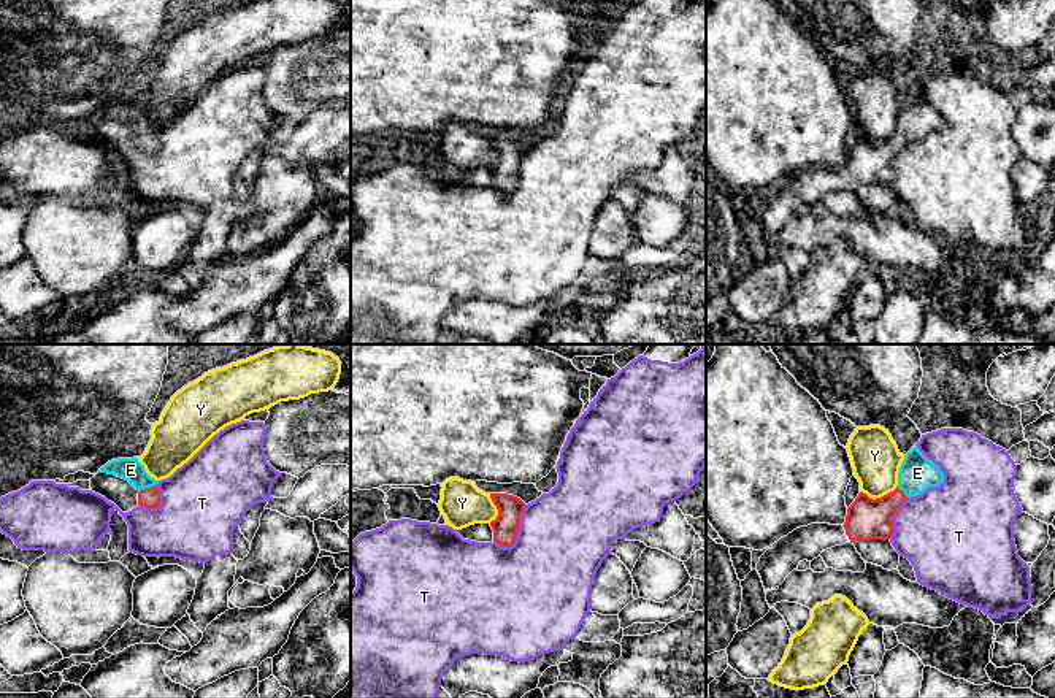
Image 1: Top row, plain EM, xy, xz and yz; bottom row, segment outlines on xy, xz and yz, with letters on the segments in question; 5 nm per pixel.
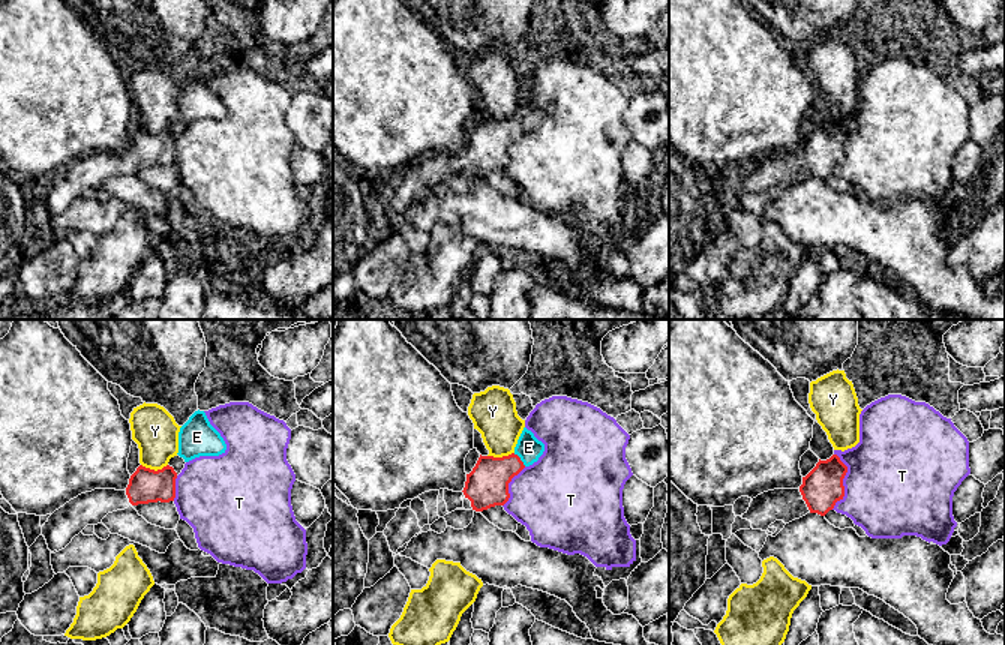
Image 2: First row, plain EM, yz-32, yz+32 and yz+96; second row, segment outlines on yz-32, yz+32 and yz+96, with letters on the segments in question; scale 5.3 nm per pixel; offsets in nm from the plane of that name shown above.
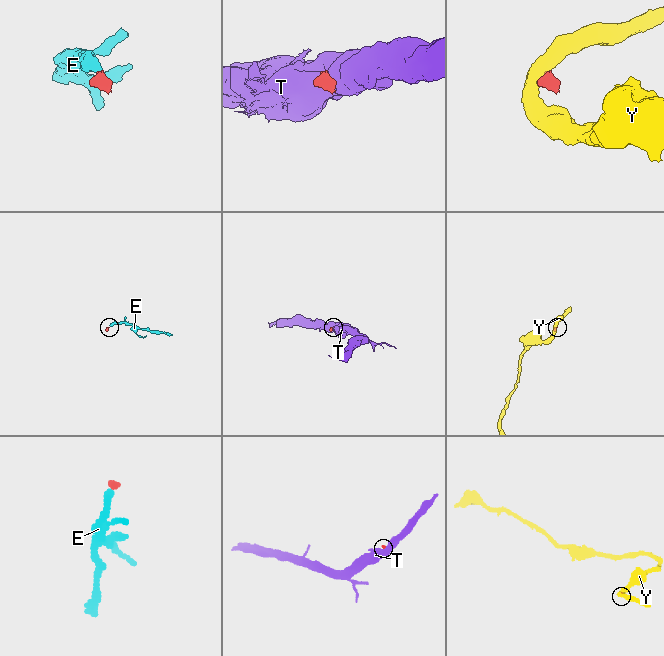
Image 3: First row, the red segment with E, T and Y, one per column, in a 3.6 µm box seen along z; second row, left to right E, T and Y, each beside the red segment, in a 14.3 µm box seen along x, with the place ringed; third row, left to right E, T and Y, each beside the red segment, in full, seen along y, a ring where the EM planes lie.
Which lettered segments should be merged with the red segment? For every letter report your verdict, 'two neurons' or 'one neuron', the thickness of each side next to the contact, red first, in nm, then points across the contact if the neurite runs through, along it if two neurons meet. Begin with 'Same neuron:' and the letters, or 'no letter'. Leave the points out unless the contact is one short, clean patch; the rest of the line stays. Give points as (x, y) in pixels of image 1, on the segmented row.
Same neuron: E
E: one neuron; calibres 100 and 120 nm; way xy (149, 497), (149, 487), (130, 470)
T: two neurons; calibres 130 and 460 nm
Y: two neurons; calibres 220 and 240 nm; border yz (897, 487), (874, 498), (860, 492)

